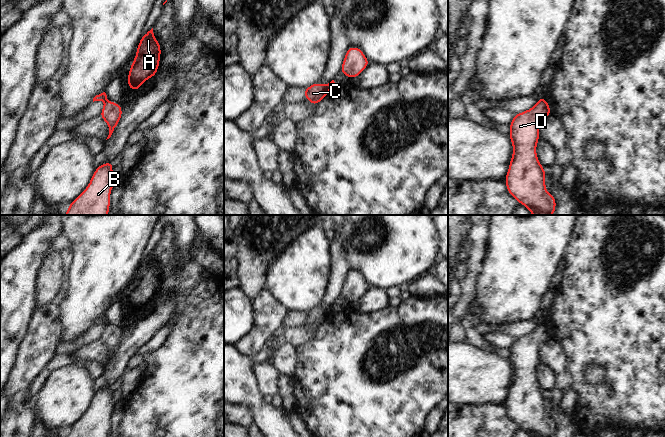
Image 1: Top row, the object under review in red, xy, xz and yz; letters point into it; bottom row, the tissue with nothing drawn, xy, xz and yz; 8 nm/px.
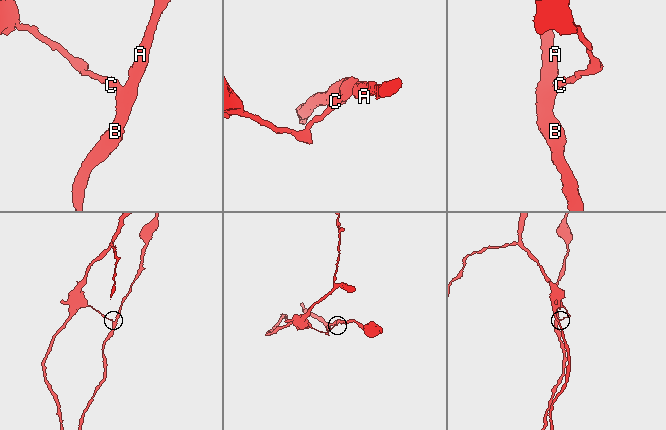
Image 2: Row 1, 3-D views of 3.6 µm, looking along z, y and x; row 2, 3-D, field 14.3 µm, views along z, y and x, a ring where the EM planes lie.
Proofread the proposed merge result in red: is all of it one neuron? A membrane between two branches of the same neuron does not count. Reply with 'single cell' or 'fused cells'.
fused cells

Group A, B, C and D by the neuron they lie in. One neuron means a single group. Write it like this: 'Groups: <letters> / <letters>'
Groups: A B D / C

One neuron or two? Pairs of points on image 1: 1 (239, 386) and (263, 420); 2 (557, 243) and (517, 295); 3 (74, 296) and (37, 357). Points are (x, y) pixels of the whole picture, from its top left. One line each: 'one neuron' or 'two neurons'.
1: one neuron
2: one neuron
3: two neurons

